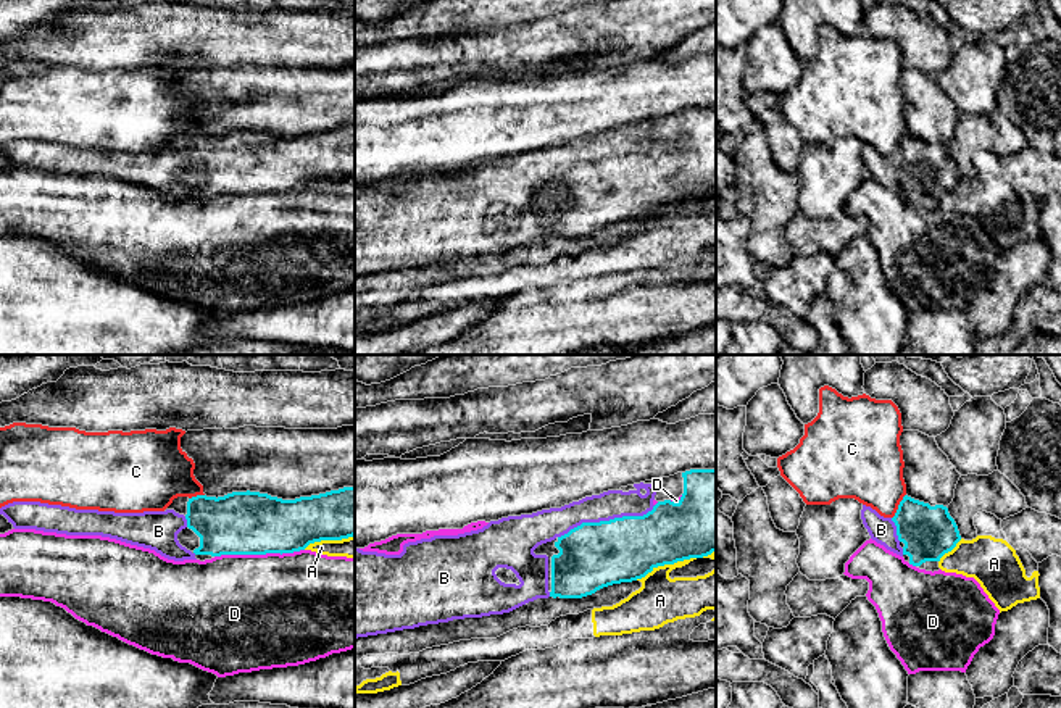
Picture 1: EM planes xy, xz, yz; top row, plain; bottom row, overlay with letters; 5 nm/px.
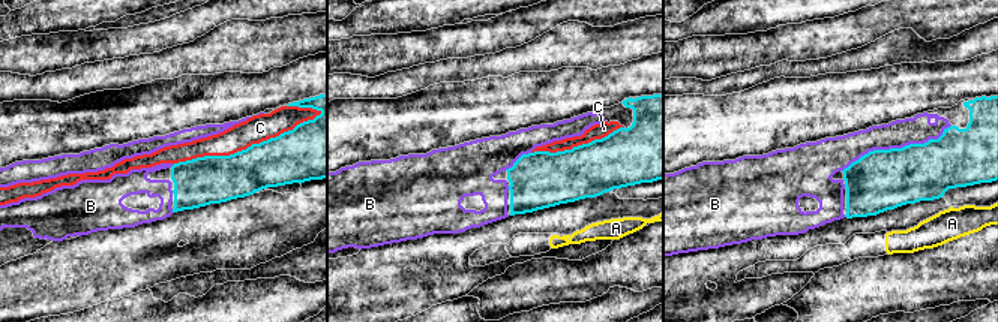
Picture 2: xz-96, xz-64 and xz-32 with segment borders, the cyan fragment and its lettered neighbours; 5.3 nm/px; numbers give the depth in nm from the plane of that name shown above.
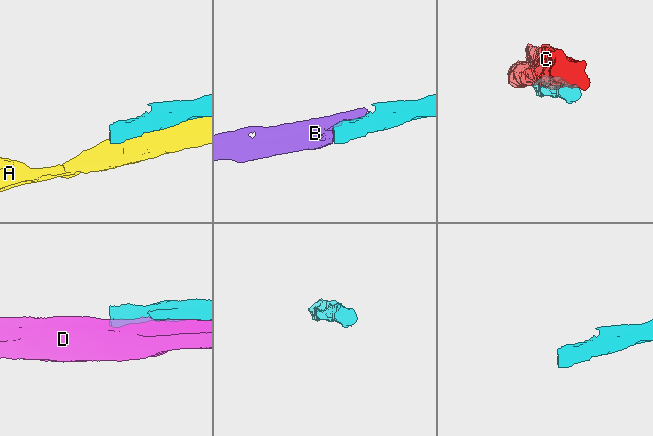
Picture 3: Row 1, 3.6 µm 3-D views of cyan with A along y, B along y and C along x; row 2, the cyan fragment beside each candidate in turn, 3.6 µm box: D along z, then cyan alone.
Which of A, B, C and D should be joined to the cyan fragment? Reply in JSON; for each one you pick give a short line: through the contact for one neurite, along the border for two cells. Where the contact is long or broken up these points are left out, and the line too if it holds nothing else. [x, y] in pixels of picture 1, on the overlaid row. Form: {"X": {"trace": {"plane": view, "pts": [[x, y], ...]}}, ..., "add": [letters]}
{"add": ["B"]}

